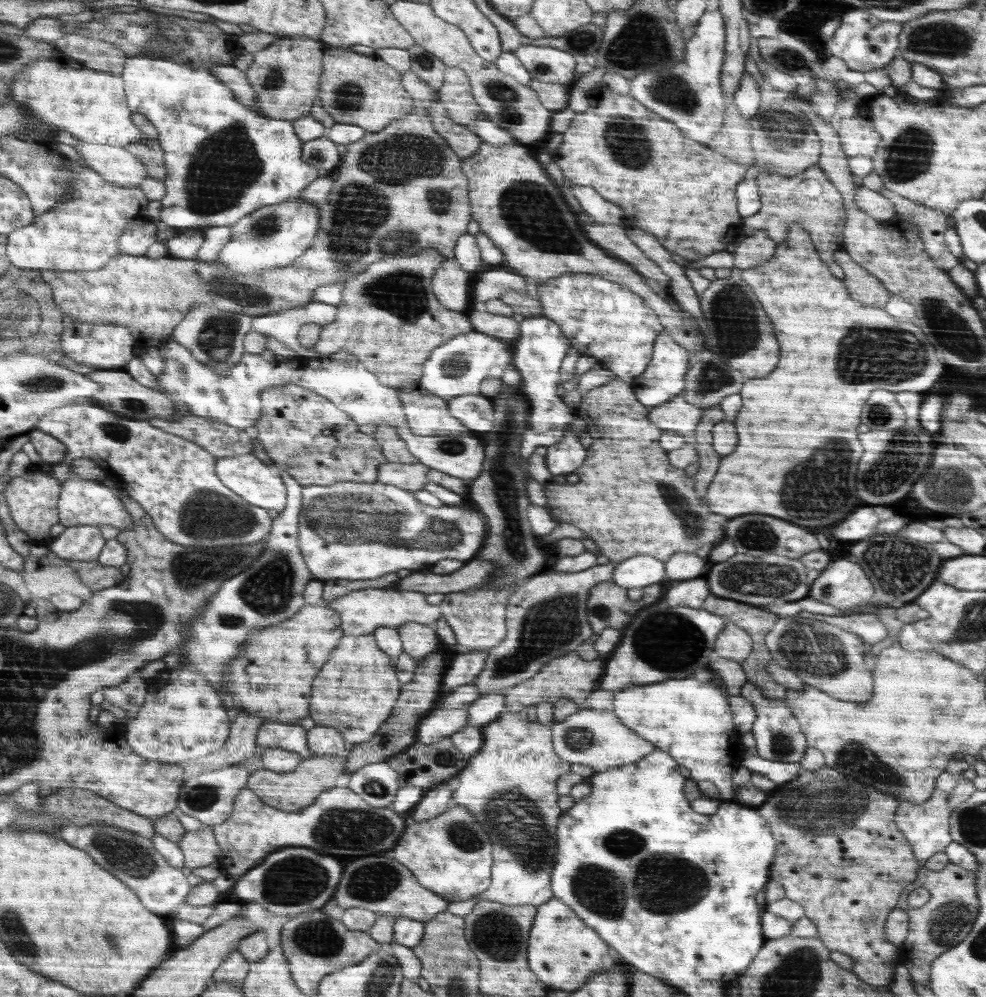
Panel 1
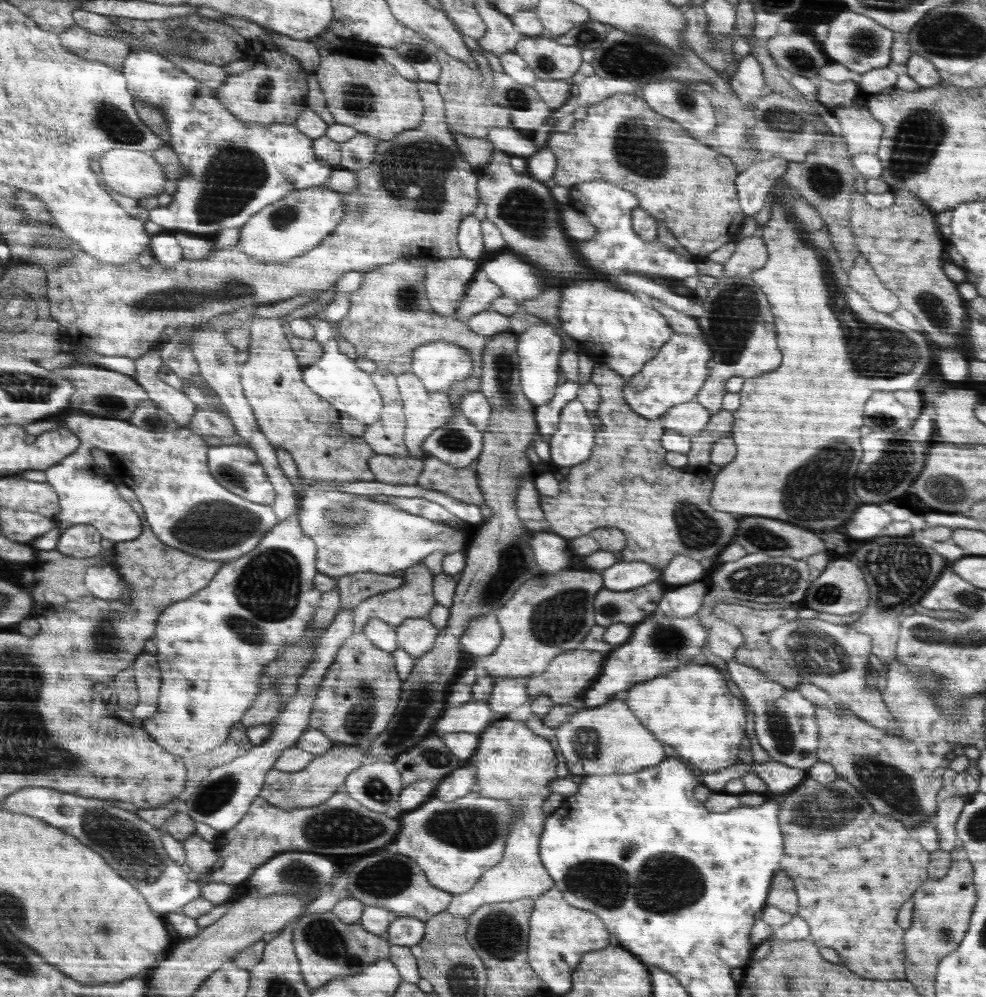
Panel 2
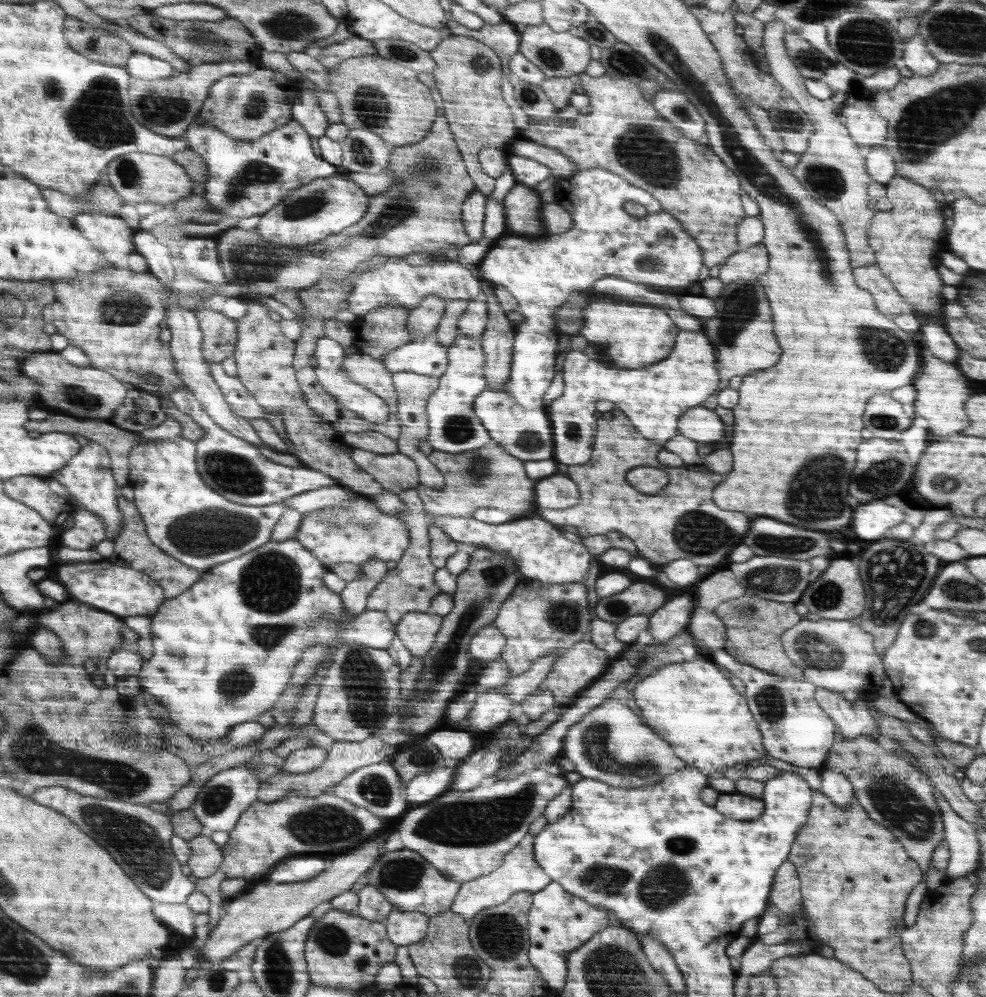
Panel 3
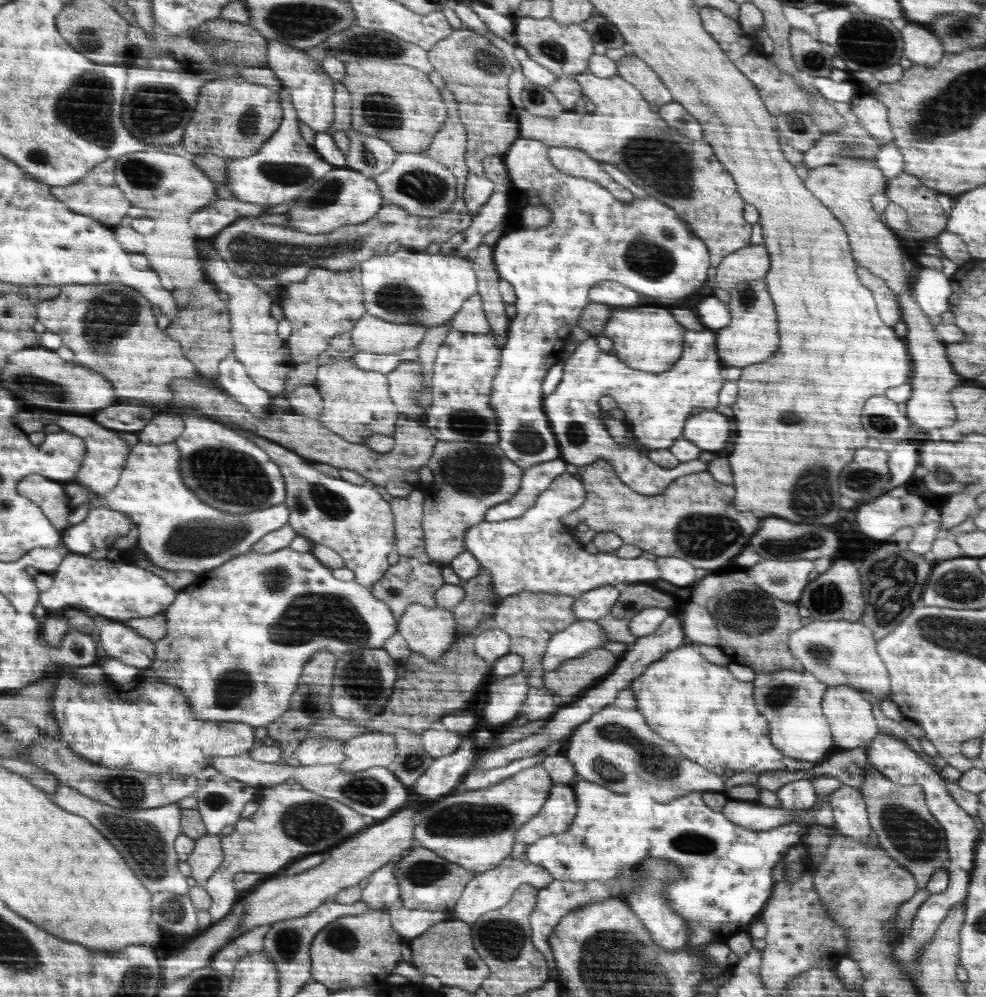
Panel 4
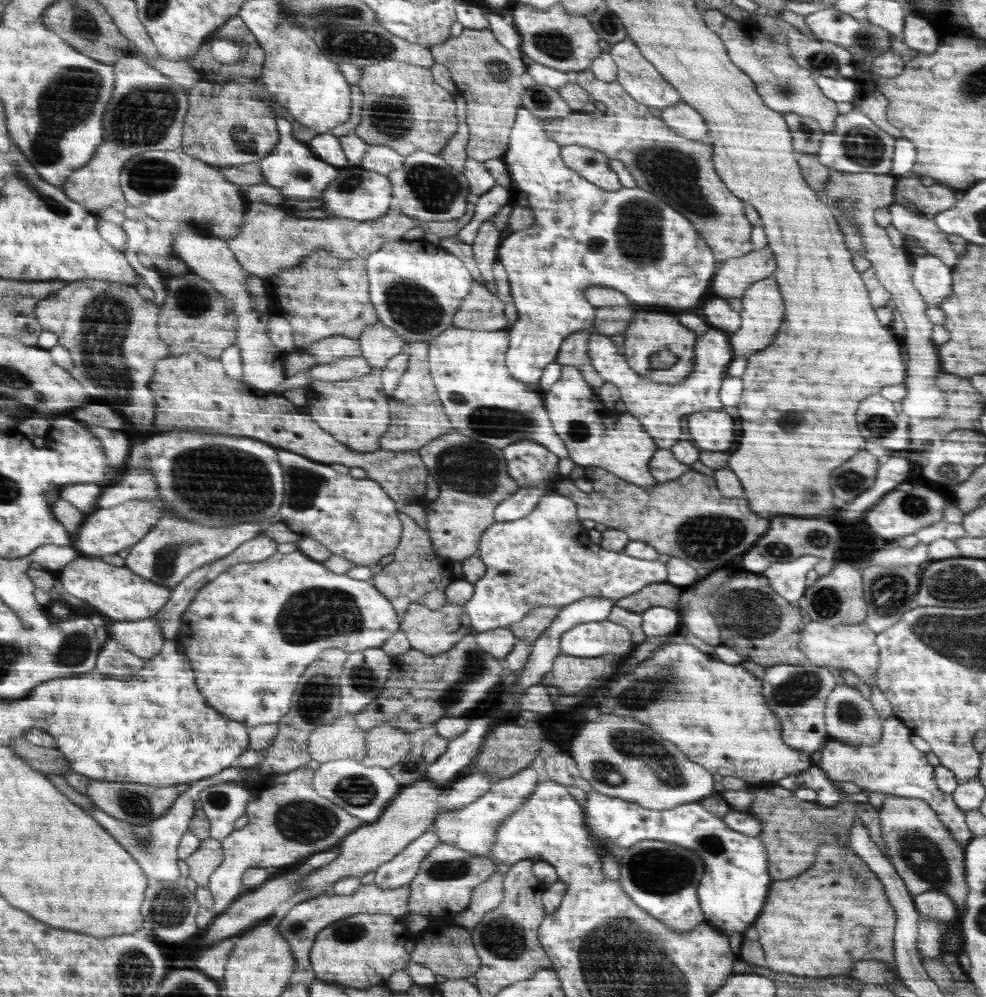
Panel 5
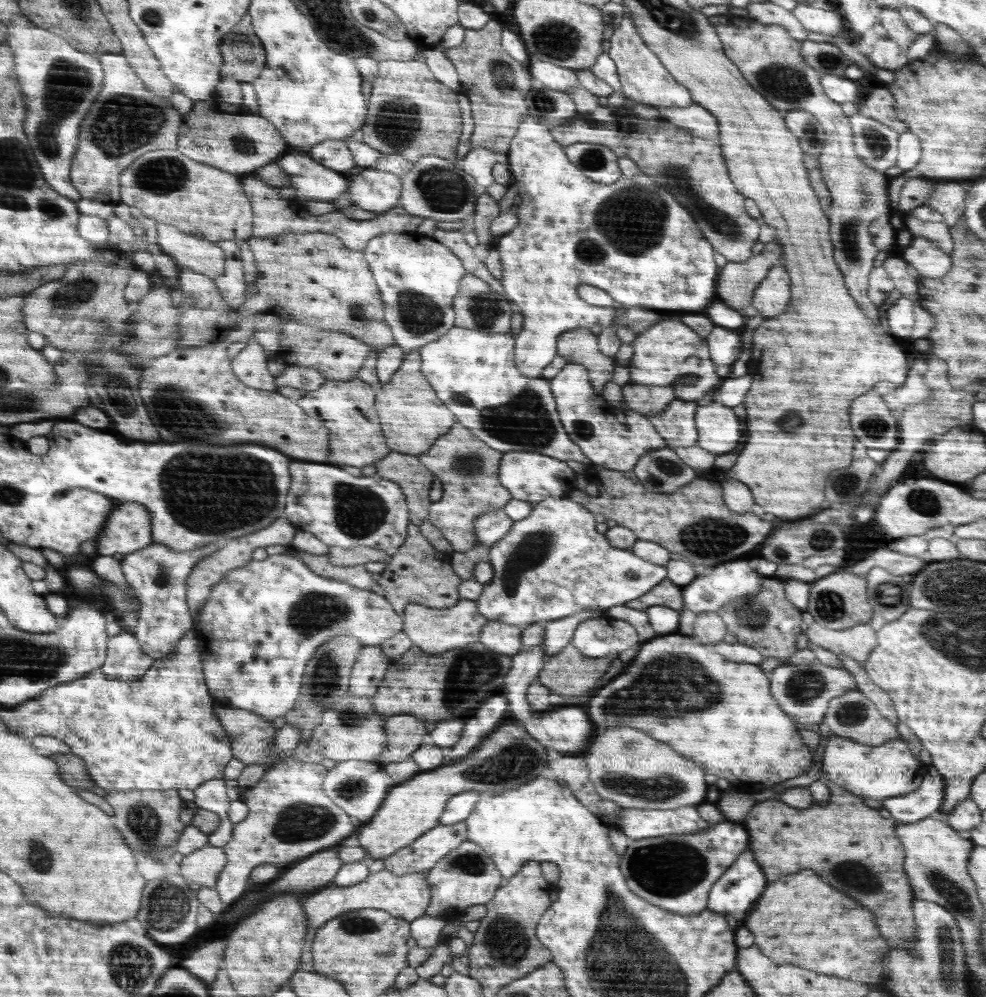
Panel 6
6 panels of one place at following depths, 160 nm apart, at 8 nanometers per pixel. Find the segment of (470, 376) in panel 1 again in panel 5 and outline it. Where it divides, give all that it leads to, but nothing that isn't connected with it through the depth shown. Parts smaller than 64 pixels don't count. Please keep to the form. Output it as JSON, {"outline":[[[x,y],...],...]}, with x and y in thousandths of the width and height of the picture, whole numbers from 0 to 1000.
{"outline":[[[368,356],[347,359],[335,365],[324,365],[311,371],[315,381],[326,381],[327,383],[341,383],[343,381],[353,381],[364,377],[382,373],[370,360]]]}

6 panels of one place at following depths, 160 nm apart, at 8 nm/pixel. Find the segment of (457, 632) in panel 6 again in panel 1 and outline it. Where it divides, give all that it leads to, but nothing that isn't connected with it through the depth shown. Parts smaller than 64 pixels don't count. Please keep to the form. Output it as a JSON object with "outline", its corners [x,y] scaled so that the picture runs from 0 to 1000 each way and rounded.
{"outline":[[[412,625],[404,629],[403,633],[410,644],[410,654],[418,660],[430,660],[444,648],[444,640],[438,628],[434,630],[432,626]]]}

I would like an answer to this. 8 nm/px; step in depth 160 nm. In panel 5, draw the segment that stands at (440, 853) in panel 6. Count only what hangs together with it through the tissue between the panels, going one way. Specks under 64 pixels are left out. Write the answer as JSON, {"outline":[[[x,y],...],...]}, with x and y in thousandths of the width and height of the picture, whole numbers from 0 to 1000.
{"outline":[[[437,831],[419,843],[398,863],[386,867],[381,873],[379,885],[388,892],[412,889],[422,879],[427,865],[434,856],[447,847],[443,835]]]}

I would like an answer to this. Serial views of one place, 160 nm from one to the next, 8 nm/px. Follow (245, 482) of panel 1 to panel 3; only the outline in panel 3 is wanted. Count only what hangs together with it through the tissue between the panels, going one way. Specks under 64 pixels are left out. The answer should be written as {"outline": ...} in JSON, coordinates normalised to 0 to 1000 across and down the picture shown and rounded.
{"outline":[[[189,388],[180,389],[172,399],[183,413],[191,415],[199,425],[206,429],[207,436],[198,443],[201,474],[204,475],[205,482],[209,483],[209,486],[219,490],[221,495],[225,495],[229,502],[249,508],[270,509],[325,488],[351,489],[339,478],[322,473],[322,471],[310,468],[294,469],[294,467],[286,467],[286,465],[274,462],[264,454],[260,446],[245,441],[245,438],[235,436],[232,431],[225,429],[217,422],[205,409],[204,402]]]}

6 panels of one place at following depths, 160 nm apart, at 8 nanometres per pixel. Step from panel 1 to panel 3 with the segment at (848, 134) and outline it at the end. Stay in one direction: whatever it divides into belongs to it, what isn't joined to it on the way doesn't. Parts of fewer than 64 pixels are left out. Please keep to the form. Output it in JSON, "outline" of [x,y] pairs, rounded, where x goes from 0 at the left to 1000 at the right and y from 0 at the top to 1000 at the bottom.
{"outline":[[[880,101],[856,104],[856,108],[850,112],[862,137],[872,146],[878,149],[896,146],[901,136],[902,124]]]}

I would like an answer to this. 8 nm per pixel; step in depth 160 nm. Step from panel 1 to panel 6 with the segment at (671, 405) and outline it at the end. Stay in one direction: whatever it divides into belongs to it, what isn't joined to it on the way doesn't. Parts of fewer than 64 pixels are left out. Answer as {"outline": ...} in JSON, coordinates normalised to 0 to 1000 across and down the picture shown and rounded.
{"outline":[[[724,402],[722,405],[709,405],[706,426],[709,431],[707,446],[724,455],[744,451],[751,439],[751,423],[744,417],[742,409]]]}

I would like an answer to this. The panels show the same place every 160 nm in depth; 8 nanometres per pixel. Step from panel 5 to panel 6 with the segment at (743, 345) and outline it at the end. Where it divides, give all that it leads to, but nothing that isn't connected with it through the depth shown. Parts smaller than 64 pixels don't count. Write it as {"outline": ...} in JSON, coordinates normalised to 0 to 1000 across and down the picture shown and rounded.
{"outline":[[[791,261],[791,264],[785,264],[784,268],[781,268],[780,275],[764,294],[762,306],[768,309],[770,315],[777,317],[776,319],[783,319],[793,315],[799,303],[801,303],[801,276],[794,261]]]}

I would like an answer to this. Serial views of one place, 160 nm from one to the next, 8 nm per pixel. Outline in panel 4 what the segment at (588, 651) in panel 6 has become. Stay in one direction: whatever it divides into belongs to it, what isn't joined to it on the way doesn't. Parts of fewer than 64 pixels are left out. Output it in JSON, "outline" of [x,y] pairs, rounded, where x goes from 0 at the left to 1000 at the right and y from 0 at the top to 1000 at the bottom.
{"outline":[[[587,622],[557,642],[549,662],[550,674],[565,671],[570,663],[584,660],[601,650],[622,648],[605,623]]]}

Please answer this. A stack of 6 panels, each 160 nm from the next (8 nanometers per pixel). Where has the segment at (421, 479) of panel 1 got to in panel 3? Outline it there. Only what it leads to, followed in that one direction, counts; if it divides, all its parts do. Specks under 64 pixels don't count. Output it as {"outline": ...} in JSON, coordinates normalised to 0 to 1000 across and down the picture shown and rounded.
{"outline":[[[355,447],[359,464],[370,470],[387,489],[406,496],[426,485],[426,471],[418,458],[400,452],[397,456],[383,455]]]}

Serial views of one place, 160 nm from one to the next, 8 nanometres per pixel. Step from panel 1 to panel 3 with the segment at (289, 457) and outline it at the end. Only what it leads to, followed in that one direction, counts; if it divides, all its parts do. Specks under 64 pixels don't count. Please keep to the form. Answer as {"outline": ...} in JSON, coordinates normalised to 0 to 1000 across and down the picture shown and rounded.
{"outline":[[[256,299],[248,301],[249,315],[240,321],[240,344],[236,353],[240,365],[240,378],[272,415],[283,415],[288,423],[292,441],[298,445],[298,455],[307,468],[339,478],[347,487],[370,498],[387,496],[385,486],[370,470],[365,470],[355,457],[353,446],[338,430],[335,421],[323,417],[307,400],[297,368],[298,343],[285,332],[285,326],[272,316],[271,309]]]}

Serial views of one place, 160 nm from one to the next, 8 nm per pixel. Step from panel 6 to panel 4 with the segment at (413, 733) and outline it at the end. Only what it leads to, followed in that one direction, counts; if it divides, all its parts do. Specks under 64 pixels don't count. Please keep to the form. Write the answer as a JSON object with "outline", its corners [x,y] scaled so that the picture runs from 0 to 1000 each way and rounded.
{"outline":[[[388,732],[368,734],[349,743],[347,754],[350,754],[351,762],[342,768],[352,775],[382,768],[397,769],[403,759],[403,744],[397,732],[394,735]]]}

